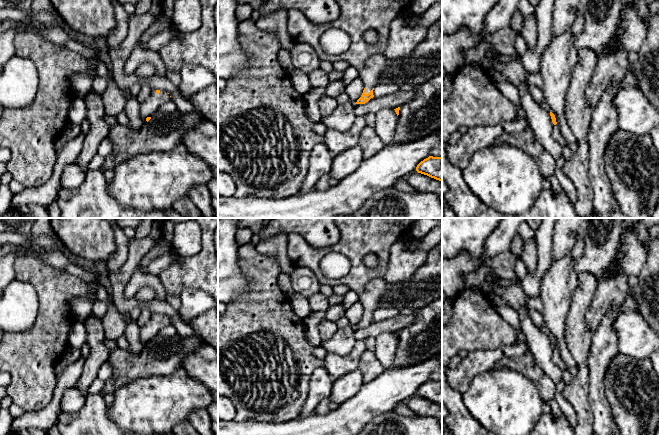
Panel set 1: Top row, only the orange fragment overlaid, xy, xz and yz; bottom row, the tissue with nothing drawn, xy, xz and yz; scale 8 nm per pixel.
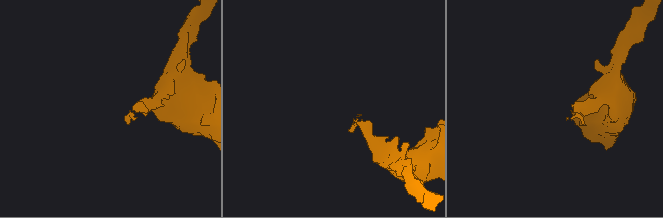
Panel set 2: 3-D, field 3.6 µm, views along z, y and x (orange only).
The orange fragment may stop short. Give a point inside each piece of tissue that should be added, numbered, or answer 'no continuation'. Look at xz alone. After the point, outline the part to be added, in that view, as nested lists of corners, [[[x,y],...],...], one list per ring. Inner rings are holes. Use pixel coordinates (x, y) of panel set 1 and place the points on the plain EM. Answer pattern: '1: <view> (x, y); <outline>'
1: xz (375, 291); [[[375,278],[368,281],[364,292],[359,294],[358,298],[358,301],[364,308],[365,318],[370,317],[390,293],[387,290],[387,282],[383,278]]]

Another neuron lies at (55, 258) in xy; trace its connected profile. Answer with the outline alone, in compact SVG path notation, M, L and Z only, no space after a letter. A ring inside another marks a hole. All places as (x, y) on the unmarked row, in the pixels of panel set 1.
M38 247L37 252L40 260L52 267L64 269L68 264L70 264L67 256L59 250L47 247Z

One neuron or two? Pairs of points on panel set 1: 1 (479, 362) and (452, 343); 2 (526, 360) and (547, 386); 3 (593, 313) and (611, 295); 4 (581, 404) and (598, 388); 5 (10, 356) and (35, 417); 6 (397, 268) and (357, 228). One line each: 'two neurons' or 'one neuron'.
1: two neurons
2: one neuron
3: one neuron
4: two neurons
5: two neurons
6: two neurons

